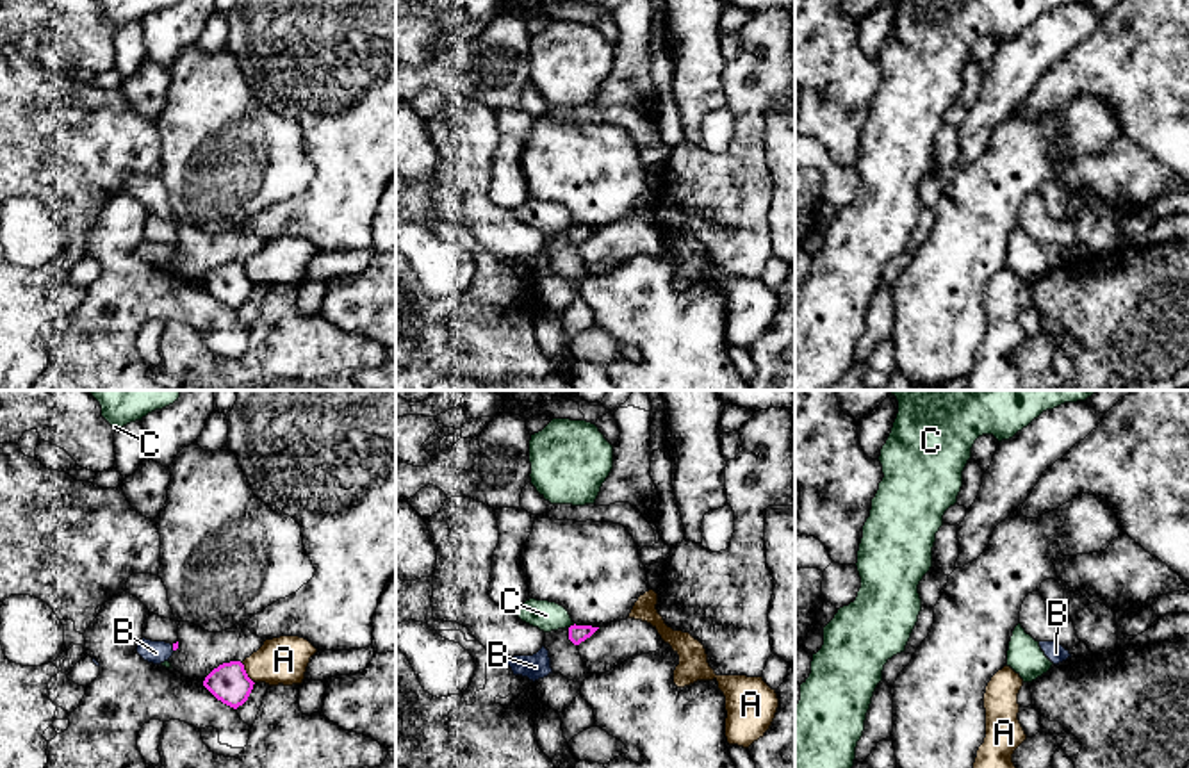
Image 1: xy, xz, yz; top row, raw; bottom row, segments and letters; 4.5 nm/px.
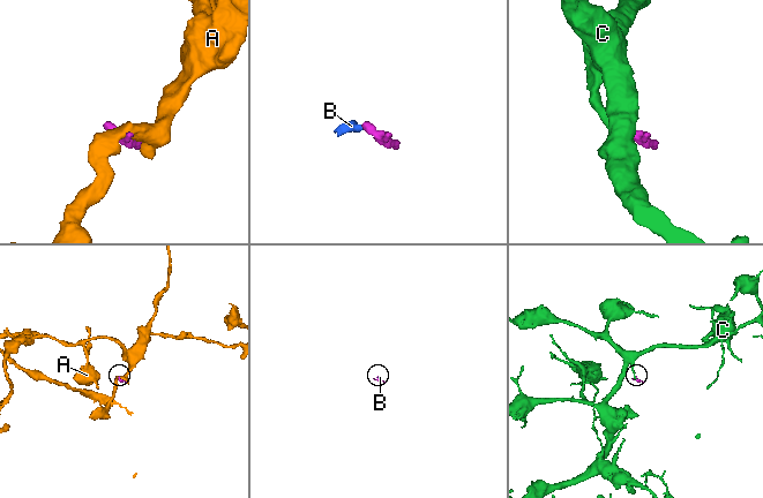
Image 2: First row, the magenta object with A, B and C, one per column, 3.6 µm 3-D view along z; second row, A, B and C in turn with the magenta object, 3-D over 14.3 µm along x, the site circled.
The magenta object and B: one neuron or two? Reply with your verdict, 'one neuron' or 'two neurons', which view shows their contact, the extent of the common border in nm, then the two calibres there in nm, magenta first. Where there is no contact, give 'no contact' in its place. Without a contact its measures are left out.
one neuron; contact in xy; length 30 nm; calibres 30 and 100 nm

